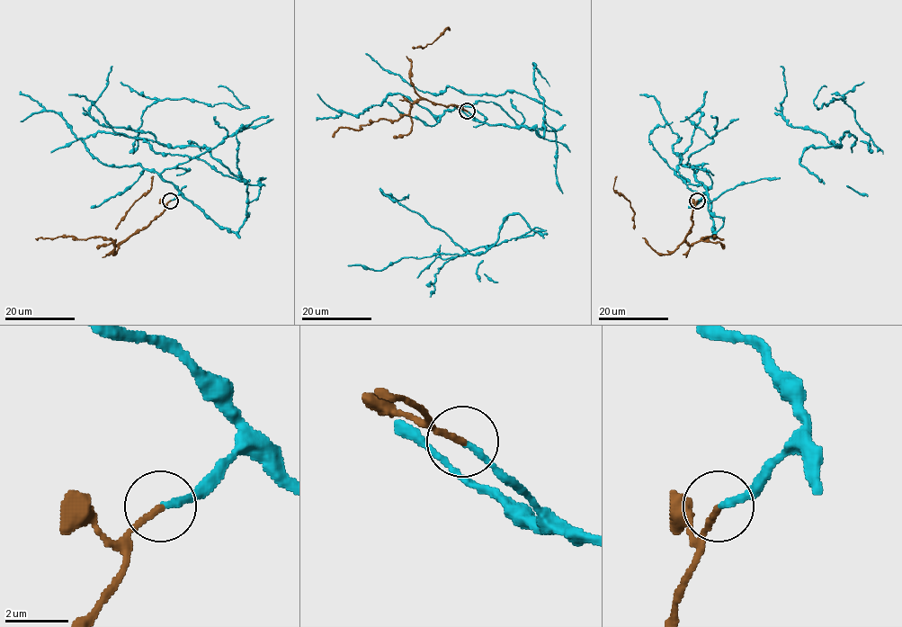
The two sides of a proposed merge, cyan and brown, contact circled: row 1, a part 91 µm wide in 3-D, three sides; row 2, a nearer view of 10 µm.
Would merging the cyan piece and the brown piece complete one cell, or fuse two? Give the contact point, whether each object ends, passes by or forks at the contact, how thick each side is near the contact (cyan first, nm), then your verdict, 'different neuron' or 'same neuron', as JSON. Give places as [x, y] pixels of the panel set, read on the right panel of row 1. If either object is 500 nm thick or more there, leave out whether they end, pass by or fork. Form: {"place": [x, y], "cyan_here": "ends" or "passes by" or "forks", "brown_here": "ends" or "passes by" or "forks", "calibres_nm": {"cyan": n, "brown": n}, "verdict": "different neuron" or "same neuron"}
{"place": [697, 201], "cyan_here": "ends", "brown_here": "ends", "calibres_nm": {"cyan": 190, "brown": 200}, "verdict": "same neuron"}

